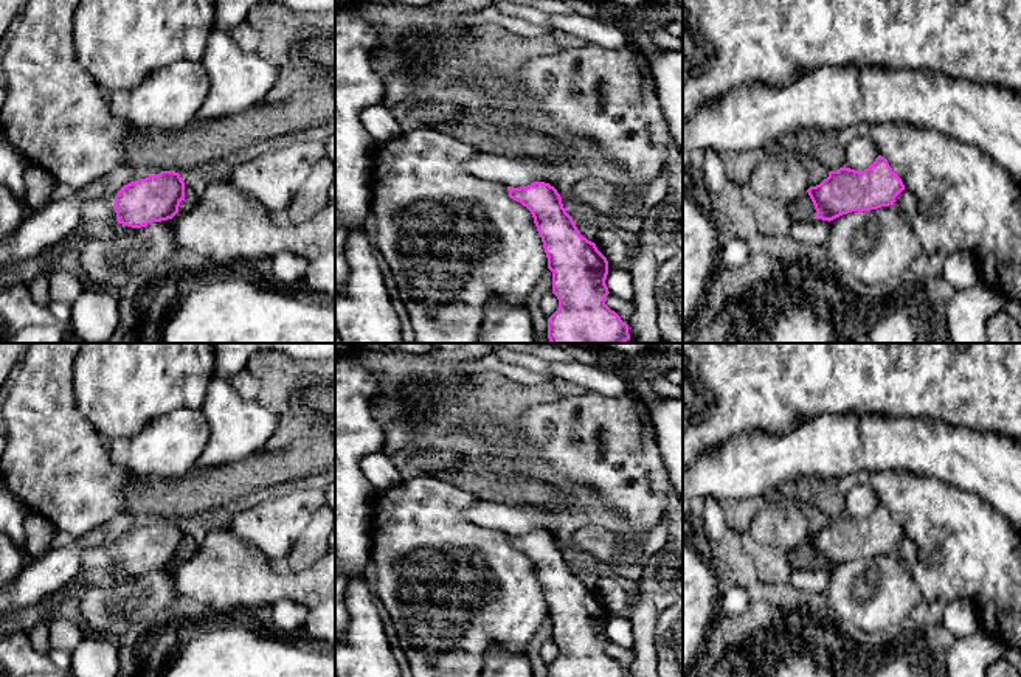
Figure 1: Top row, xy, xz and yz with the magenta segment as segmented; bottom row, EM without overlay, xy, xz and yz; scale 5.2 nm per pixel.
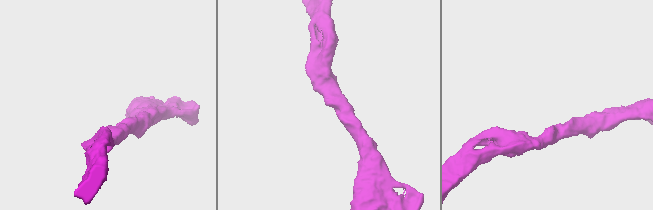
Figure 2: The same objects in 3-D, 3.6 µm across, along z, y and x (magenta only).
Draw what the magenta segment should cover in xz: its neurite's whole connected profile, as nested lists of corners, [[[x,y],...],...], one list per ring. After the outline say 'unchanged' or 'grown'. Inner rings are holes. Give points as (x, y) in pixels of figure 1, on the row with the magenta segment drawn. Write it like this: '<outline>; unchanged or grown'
[[[534,182],[507,186],[509,197],[526,207],[542,238],[552,272],[557,311],[548,318],[551,343],[625,343],[628,325],[605,304],[608,261],[577,230],[554,186]]]; unchanged

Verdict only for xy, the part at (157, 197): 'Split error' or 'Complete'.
Complete

